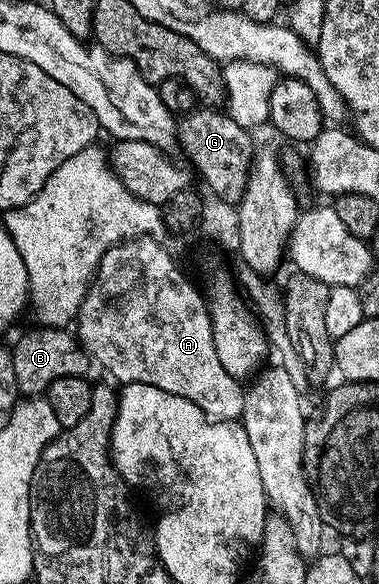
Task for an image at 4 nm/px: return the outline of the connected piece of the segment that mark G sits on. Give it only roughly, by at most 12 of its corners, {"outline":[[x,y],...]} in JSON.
{"outline":[[219,108],[177,122],[177,142],[207,190],[238,204],[252,131]]}

